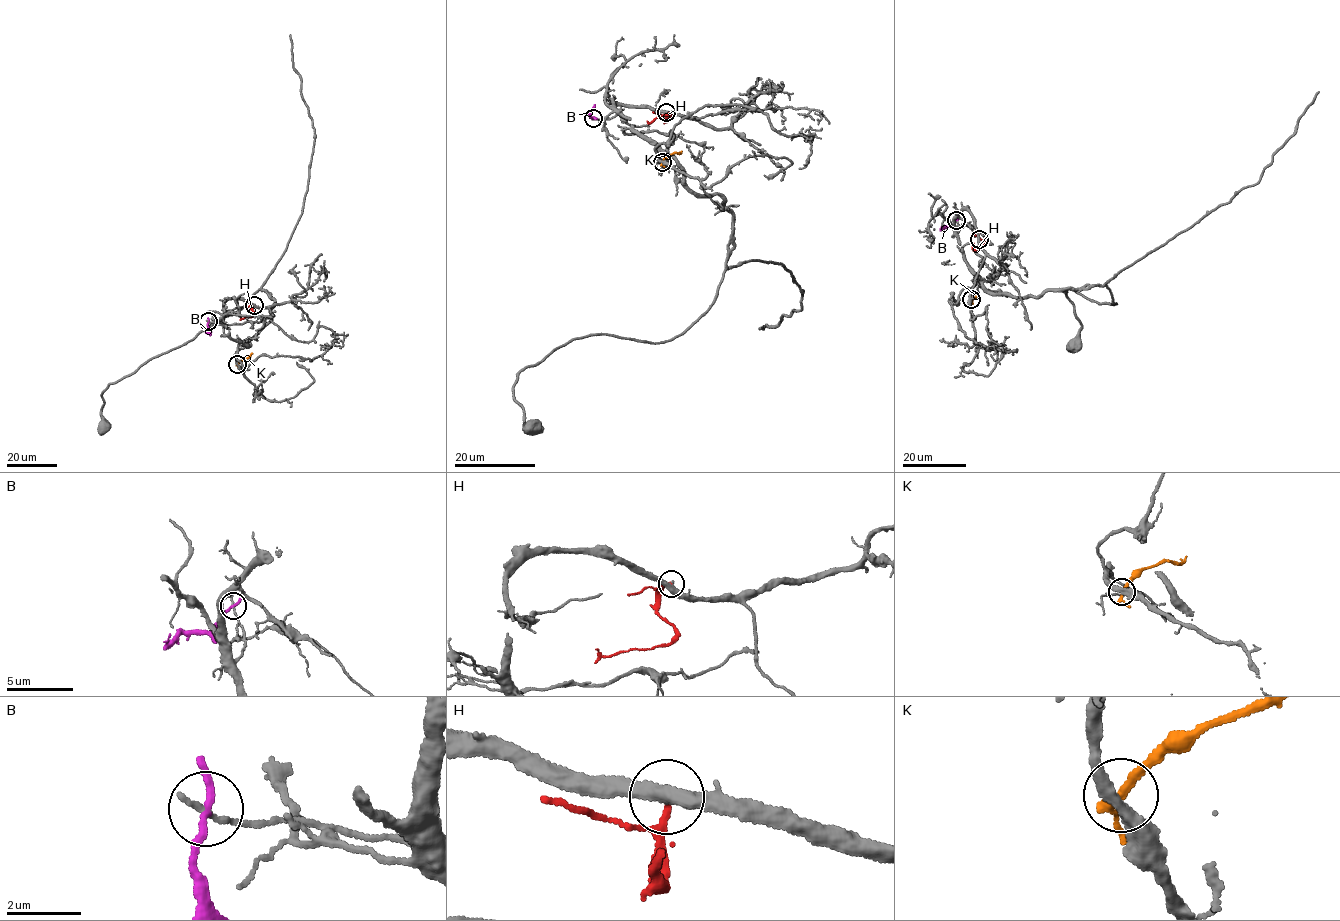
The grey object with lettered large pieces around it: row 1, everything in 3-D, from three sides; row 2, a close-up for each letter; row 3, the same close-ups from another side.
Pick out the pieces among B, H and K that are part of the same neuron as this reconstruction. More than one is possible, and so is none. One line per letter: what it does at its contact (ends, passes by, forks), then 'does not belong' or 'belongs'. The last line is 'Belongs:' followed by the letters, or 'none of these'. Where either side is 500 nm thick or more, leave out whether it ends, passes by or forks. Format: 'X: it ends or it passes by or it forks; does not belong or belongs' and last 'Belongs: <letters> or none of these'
B: it passes by; does not belong
H: it passes by; does not belong
K: it passes by; does not belong
Belongs: none of these

